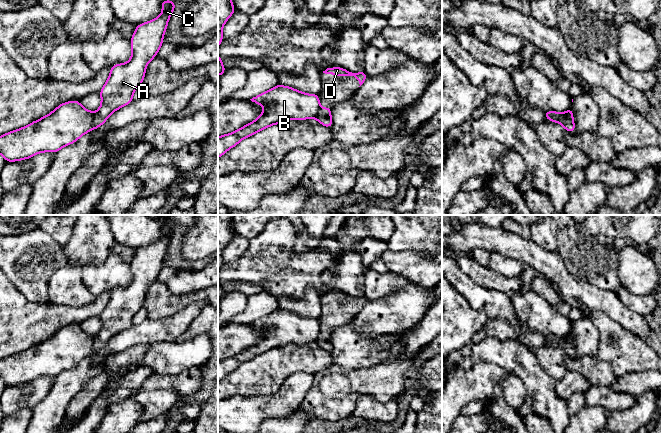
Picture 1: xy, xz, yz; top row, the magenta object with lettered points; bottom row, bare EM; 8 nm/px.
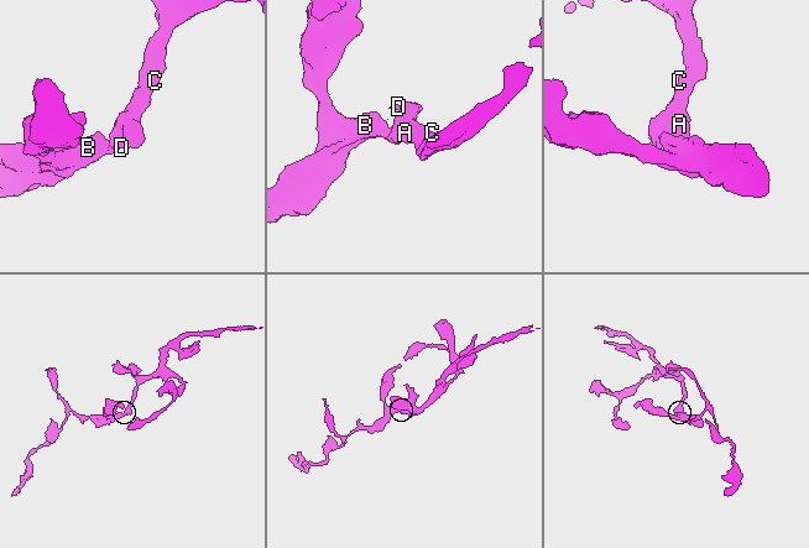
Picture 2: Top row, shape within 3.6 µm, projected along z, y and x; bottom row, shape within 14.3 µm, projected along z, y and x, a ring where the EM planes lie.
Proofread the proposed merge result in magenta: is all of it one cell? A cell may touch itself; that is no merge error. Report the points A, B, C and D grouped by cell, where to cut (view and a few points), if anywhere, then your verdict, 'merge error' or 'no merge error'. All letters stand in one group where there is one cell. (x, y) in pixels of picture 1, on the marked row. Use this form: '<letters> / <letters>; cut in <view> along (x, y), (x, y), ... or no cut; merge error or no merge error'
A C D / B; cut in xy along (94, 113), (92, 128); merge error

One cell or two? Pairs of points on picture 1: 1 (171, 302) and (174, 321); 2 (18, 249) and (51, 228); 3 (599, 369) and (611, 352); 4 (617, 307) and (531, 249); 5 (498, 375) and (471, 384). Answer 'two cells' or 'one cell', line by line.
1: two cells
2: two cells
3: two cells
4: one cell
5: one cell

